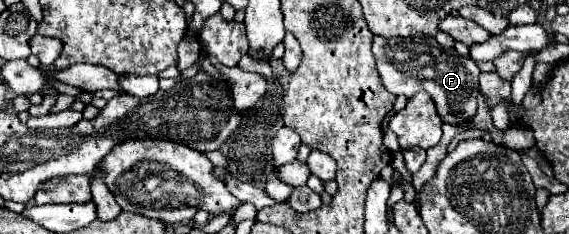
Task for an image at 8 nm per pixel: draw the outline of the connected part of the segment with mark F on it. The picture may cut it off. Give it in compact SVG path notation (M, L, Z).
M373 37L373 55L383 85L393 95L405 95L407 99L419 91L427 91L443 121L453 125L465 125L477 111L479 91L479 67L473 59L459 55L453 47L441 47L435 39L403 39L403 37Z

